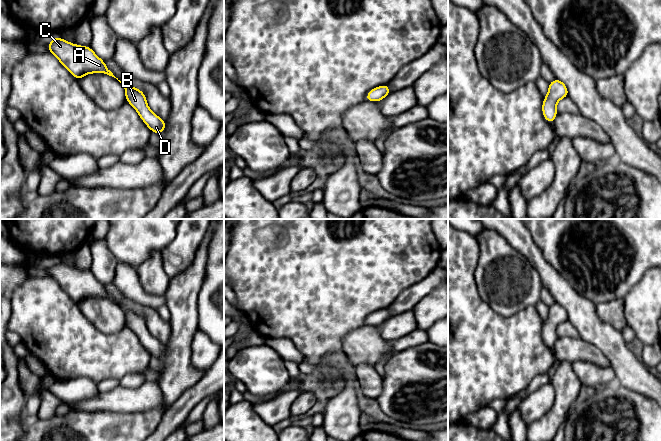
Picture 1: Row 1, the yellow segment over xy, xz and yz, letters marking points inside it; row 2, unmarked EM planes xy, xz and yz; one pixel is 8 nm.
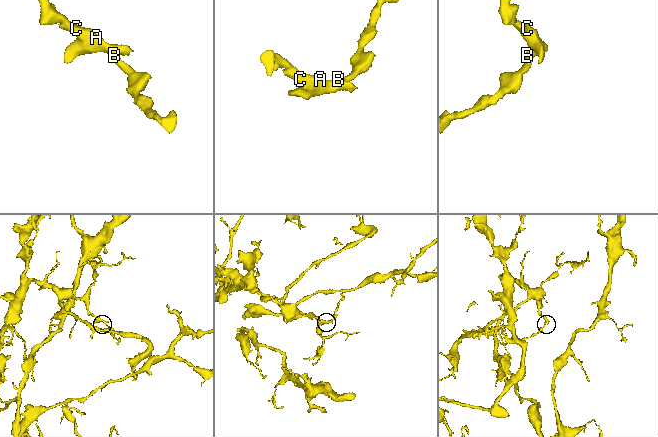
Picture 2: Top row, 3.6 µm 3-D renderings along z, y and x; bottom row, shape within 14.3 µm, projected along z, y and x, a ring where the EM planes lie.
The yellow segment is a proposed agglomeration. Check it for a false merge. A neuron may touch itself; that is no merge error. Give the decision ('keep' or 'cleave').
keep

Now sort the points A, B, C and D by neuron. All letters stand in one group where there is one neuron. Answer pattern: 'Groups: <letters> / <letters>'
Groups: A B C D

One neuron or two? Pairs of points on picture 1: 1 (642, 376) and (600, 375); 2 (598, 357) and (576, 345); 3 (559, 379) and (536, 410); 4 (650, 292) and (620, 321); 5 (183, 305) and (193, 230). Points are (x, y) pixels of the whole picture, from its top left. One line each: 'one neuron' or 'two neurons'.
1: two neurons
2: one neuron
3: two neurons
4: two neurons
5: two neurons

